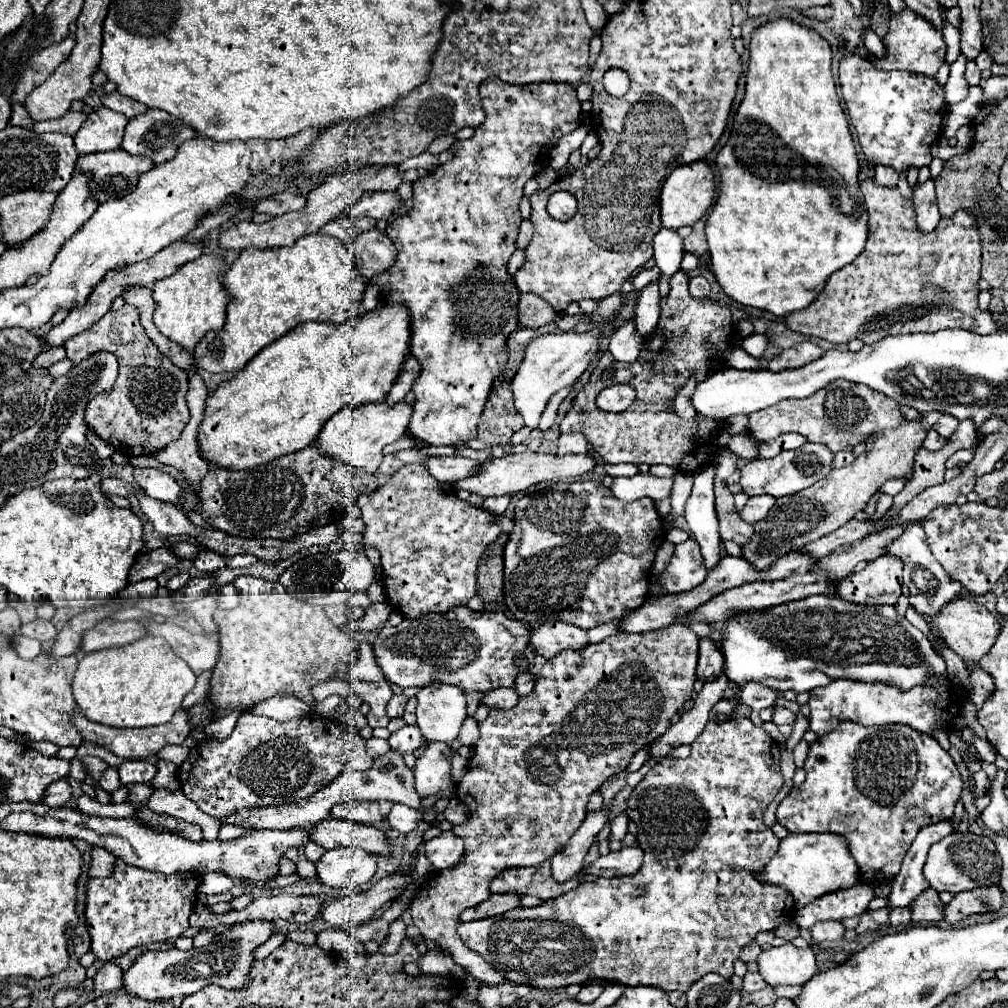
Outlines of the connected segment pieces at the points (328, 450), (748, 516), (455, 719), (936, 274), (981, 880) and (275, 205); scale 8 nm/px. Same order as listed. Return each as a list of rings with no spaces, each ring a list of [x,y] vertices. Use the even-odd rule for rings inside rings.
[[[384,401],[366,403],[358,407],[344,407],[338,413],[334,413],[330,421],[324,425],[316,445],[322,447],[326,455],[332,455],[348,465],[362,467],[366,473],[376,473],[378,465],[382,463],[382,447],[398,441],[404,435],[410,415],[412,405],[406,401],[394,403],[392,407],[388,407]]]
[[[758,495],[758,497],[750,497],[750,499],[748,499],[748,503],[744,505],[744,509],[742,509],[740,517],[742,517],[746,523],[754,525],[754,523],[762,521],[762,519],[768,515],[768,511],[774,507],[774,503],[776,503],[776,499],[774,499],[772,495]]]
[[[428,685],[416,695],[418,727],[426,741],[452,745],[466,717],[464,691],[454,685]]]
[[[874,179],[860,183],[866,211],[868,211],[868,239],[864,251],[846,267],[832,273],[816,301],[786,317],[786,325],[802,335],[820,337],[834,344],[848,344],[850,339],[862,339],[864,343],[876,343],[882,337],[898,333],[920,333],[938,329],[968,329],[980,335],[1000,331],[1000,325],[992,319],[992,313],[978,307],[978,279],[980,279],[980,235],[976,223],[968,211],[958,211],[950,219],[940,219],[938,227],[930,235],[922,235],[914,221],[914,207],[902,199],[898,189],[886,191],[878,187]]]
[[[952,833],[930,847],[924,865],[924,877],[932,889],[948,891],[948,893],[958,893],[982,885],[998,885],[1000,855],[996,853],[992,839],[986,835],[972,835],[970,839],[960,839],[958,835]]]
[[[282,191],[282,193],[276,193],[276,195],[260,201],[254,211],[256,213],[270,213],[270,215],[278,217],[278,215],[284,215],[290,211],[300,211],[304,205],[306,205],[304,197],[300,197],[292,191]]]

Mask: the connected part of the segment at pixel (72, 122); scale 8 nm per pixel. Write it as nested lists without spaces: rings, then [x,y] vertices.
[[[68,111],[66,115],[58,117],[58,119],[50,119],[50,121],[40,121],[34,123],[32,129],[34,133],[48,133],[48,131],[56,131],[56,133],[68,133],[68,135],[76,135],[76,131],[80,129],[80,125],[86,121],[86,113],[74,113]]]

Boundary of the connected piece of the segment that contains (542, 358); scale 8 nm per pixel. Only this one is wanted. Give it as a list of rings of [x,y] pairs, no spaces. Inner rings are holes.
[[[618,293],[604,297],[600,301],[600,307],[592,313],[592,329],[586,333],[544,333],[528,343],[528,347],[524,351],[524,359],[512,379],[514,407],[516,407],[516,413],[524,419],[526,427],[536,429],[550,397],[564,387],[572,387],[578,381],[578,377],[586,371],[586,367],[590,365],[590,361],[594,359],[594,355],[600,349],[598,347],[600,327],[610,317],[614,317],[620,303],[622,303],[622,295],[618,295]]]

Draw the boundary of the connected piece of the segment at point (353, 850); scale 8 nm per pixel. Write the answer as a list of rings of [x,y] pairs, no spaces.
[[[358,847],[330,849],[314,865],[318,879],[328,887],[354,889],[370,881],[376,873],[374,855],[366,855],[366,851]]]

